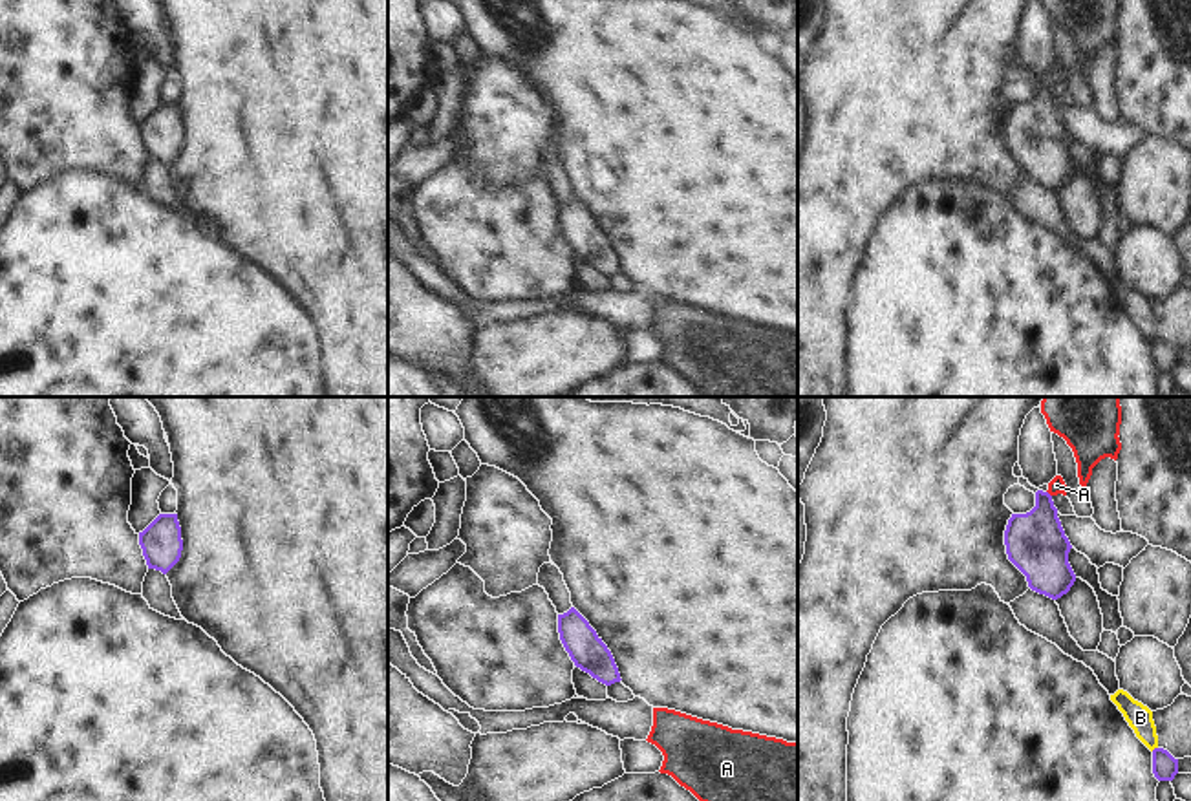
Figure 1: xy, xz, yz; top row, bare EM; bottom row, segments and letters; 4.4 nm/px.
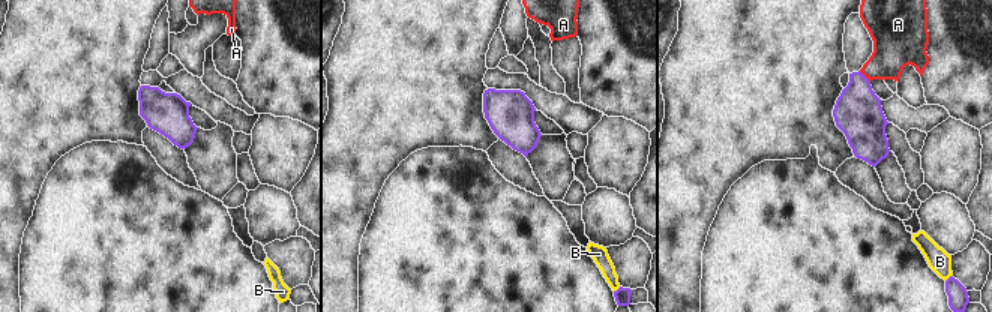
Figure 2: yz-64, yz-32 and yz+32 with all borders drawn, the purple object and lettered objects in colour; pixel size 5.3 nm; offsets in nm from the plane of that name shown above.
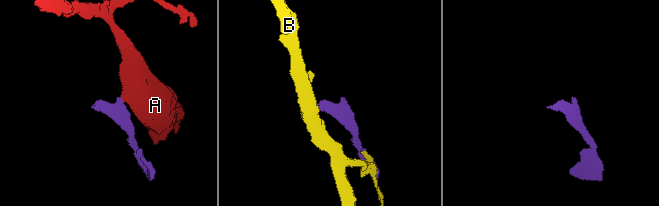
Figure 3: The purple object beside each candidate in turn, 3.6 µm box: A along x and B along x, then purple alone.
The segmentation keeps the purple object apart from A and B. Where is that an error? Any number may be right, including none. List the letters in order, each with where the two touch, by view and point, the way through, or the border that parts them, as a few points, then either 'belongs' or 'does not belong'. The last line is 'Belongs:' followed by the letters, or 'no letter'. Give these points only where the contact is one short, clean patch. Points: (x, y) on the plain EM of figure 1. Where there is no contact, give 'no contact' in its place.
A: meets purple in yz at (1049, 85); border along yz (1047, 81), (1051, 86); does not belong
B: meets purple in yz at (1155, 339); border along yz (1157, 337), (1151, 341); does not belong
Belongs: no letter

